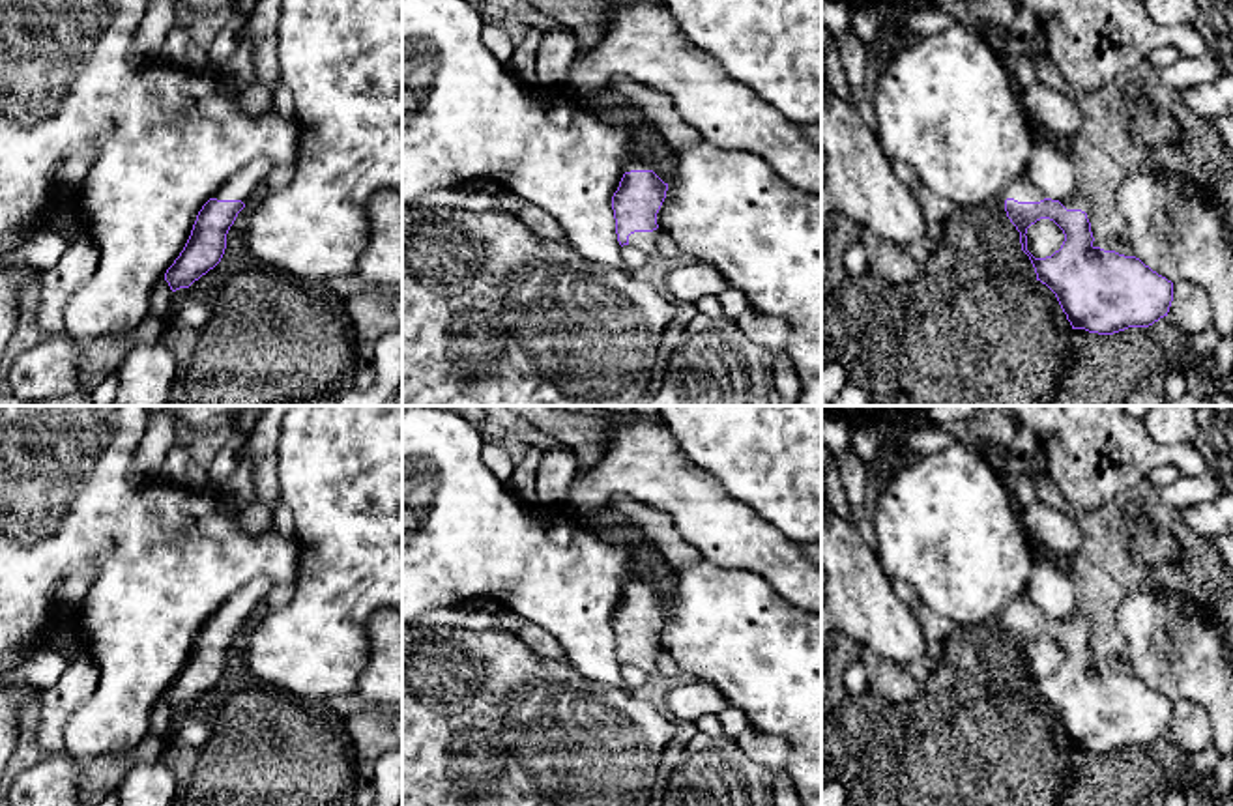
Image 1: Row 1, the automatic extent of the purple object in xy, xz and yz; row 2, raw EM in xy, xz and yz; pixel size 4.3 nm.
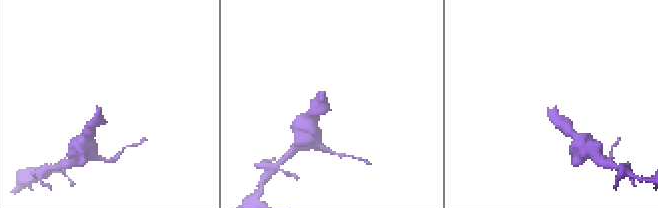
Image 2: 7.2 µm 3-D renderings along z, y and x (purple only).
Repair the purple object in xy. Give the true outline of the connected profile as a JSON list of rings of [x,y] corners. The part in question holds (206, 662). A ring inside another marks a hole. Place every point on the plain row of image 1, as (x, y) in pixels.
[[[256,576],[202,625],[183,669],[165,692],[172,711],[189,707],[221,681],[230,645],[245,623],[264,610],[271,589],[266,576]]]

